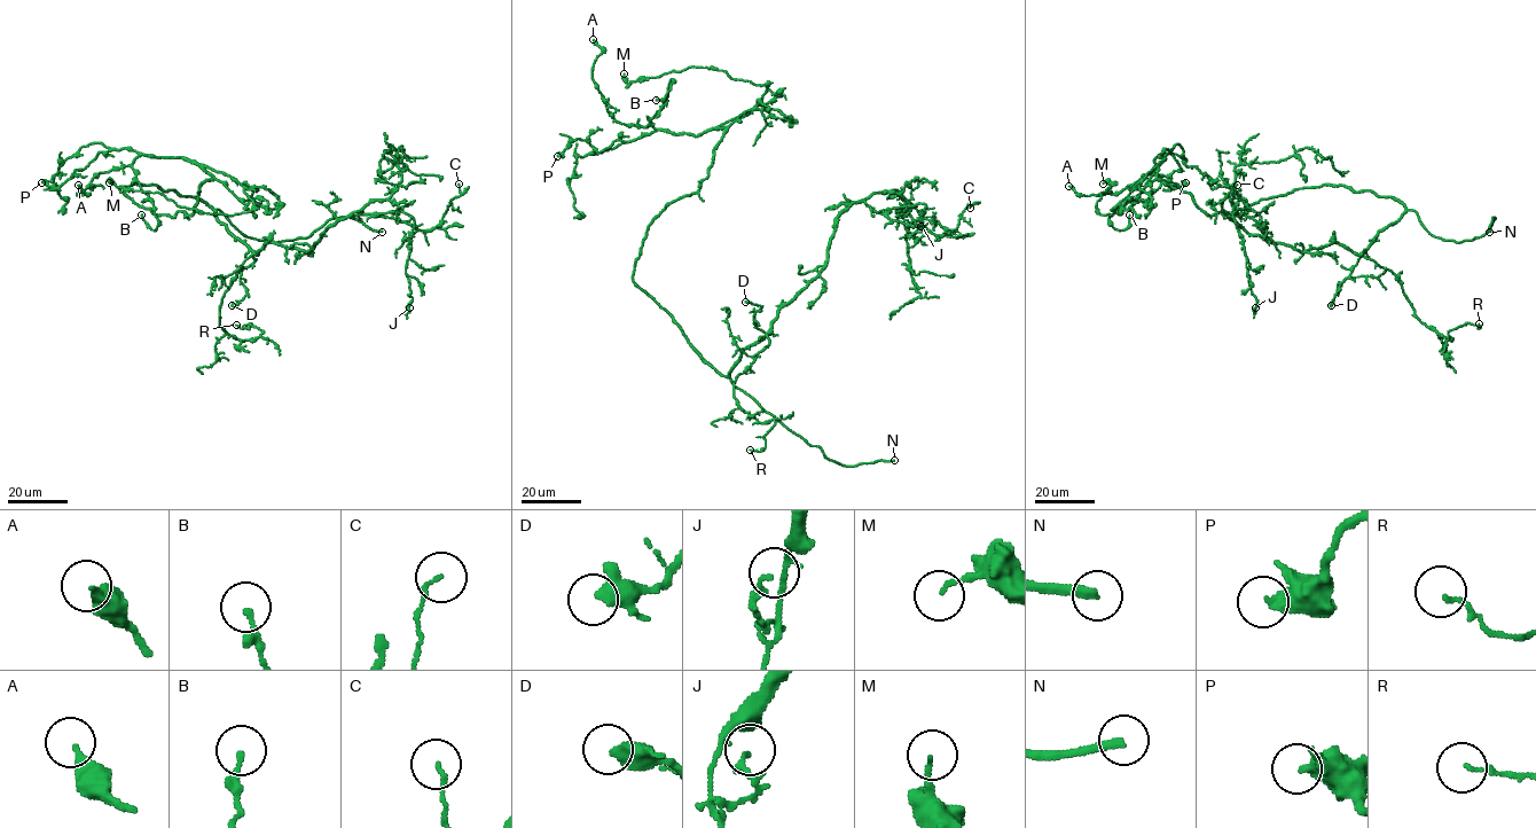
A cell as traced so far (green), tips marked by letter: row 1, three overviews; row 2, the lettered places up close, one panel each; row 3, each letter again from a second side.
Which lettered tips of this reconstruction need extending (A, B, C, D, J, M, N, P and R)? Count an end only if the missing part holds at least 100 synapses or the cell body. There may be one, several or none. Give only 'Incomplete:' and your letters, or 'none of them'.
Incomplete: N

